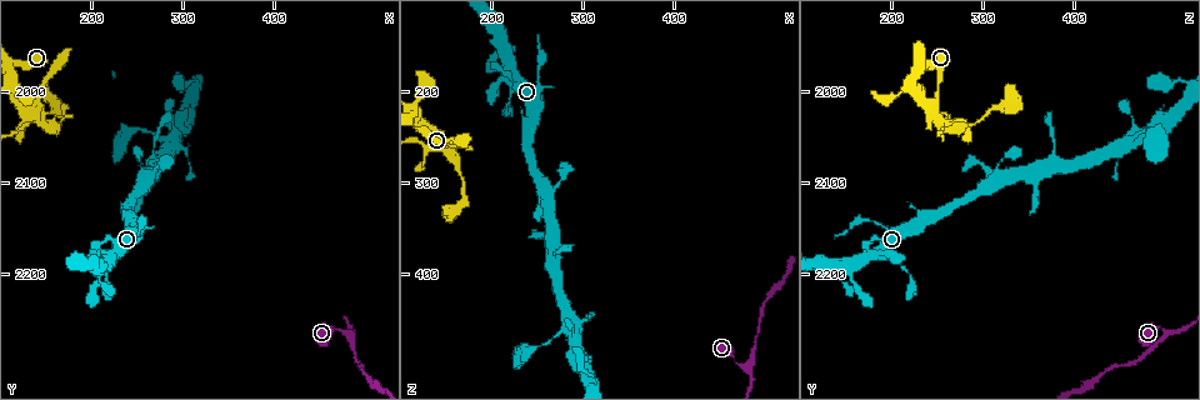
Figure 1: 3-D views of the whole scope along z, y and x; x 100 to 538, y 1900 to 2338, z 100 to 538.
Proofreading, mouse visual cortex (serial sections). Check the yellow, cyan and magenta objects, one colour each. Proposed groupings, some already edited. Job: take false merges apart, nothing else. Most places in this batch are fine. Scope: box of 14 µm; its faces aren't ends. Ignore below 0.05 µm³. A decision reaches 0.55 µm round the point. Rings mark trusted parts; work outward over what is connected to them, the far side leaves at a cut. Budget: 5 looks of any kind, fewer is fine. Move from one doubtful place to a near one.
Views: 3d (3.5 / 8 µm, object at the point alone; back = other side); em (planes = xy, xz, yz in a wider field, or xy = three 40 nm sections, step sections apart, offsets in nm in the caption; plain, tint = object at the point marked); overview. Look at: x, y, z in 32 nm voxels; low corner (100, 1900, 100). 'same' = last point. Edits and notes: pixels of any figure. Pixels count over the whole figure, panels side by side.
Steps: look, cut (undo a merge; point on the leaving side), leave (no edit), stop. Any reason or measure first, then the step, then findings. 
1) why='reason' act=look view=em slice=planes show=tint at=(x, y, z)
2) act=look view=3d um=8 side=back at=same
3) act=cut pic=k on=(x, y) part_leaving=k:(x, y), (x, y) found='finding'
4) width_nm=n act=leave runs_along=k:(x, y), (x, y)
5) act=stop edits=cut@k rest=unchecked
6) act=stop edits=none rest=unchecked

why='arms part here' act=look view=3d um=8 at=(480, 2265, 500)

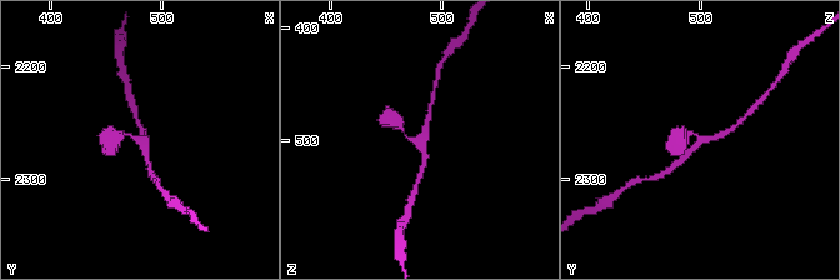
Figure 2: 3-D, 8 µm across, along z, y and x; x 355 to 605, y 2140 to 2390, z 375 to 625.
why='now the EM' act=look view=em slice=xy step=1 show=tint at=(478, 2262, 502)

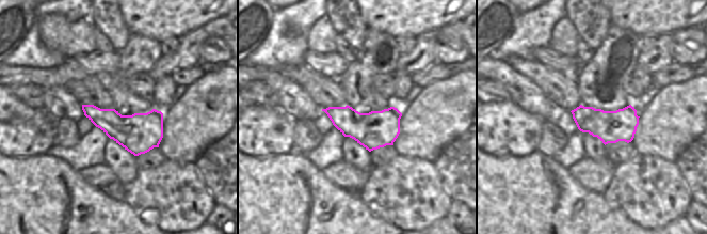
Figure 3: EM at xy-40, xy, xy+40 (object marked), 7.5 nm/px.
arms=3 act=leave runs_along=2:(113, 138), (136, 138), (148, 164) found='one cell here'

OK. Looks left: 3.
why='sharp bend' act=look view=3d um=8 side=back at=(130, 2035, 260)

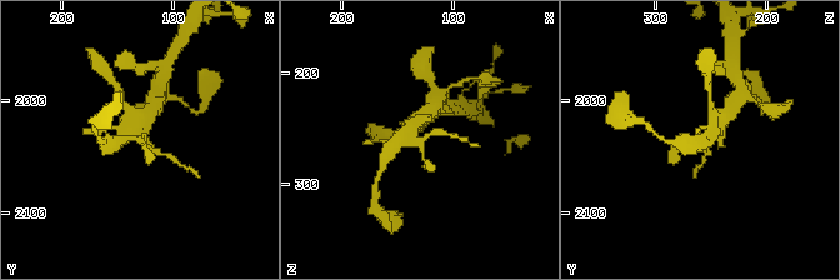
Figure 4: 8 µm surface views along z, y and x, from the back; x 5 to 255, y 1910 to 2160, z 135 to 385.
act=look view=em slice=xy step=3 show=tint at=(130, 2038, 260)

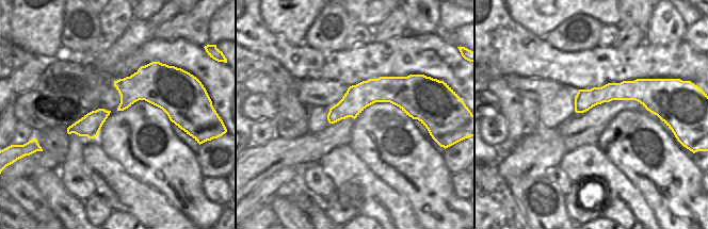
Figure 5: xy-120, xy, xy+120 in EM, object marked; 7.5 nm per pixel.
width_nm=190 act=leave runs_along=5:(425, 102), (364, 94), (330, 117) found='one cell here'

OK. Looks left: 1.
act=stop edits=none rest=unchecked

